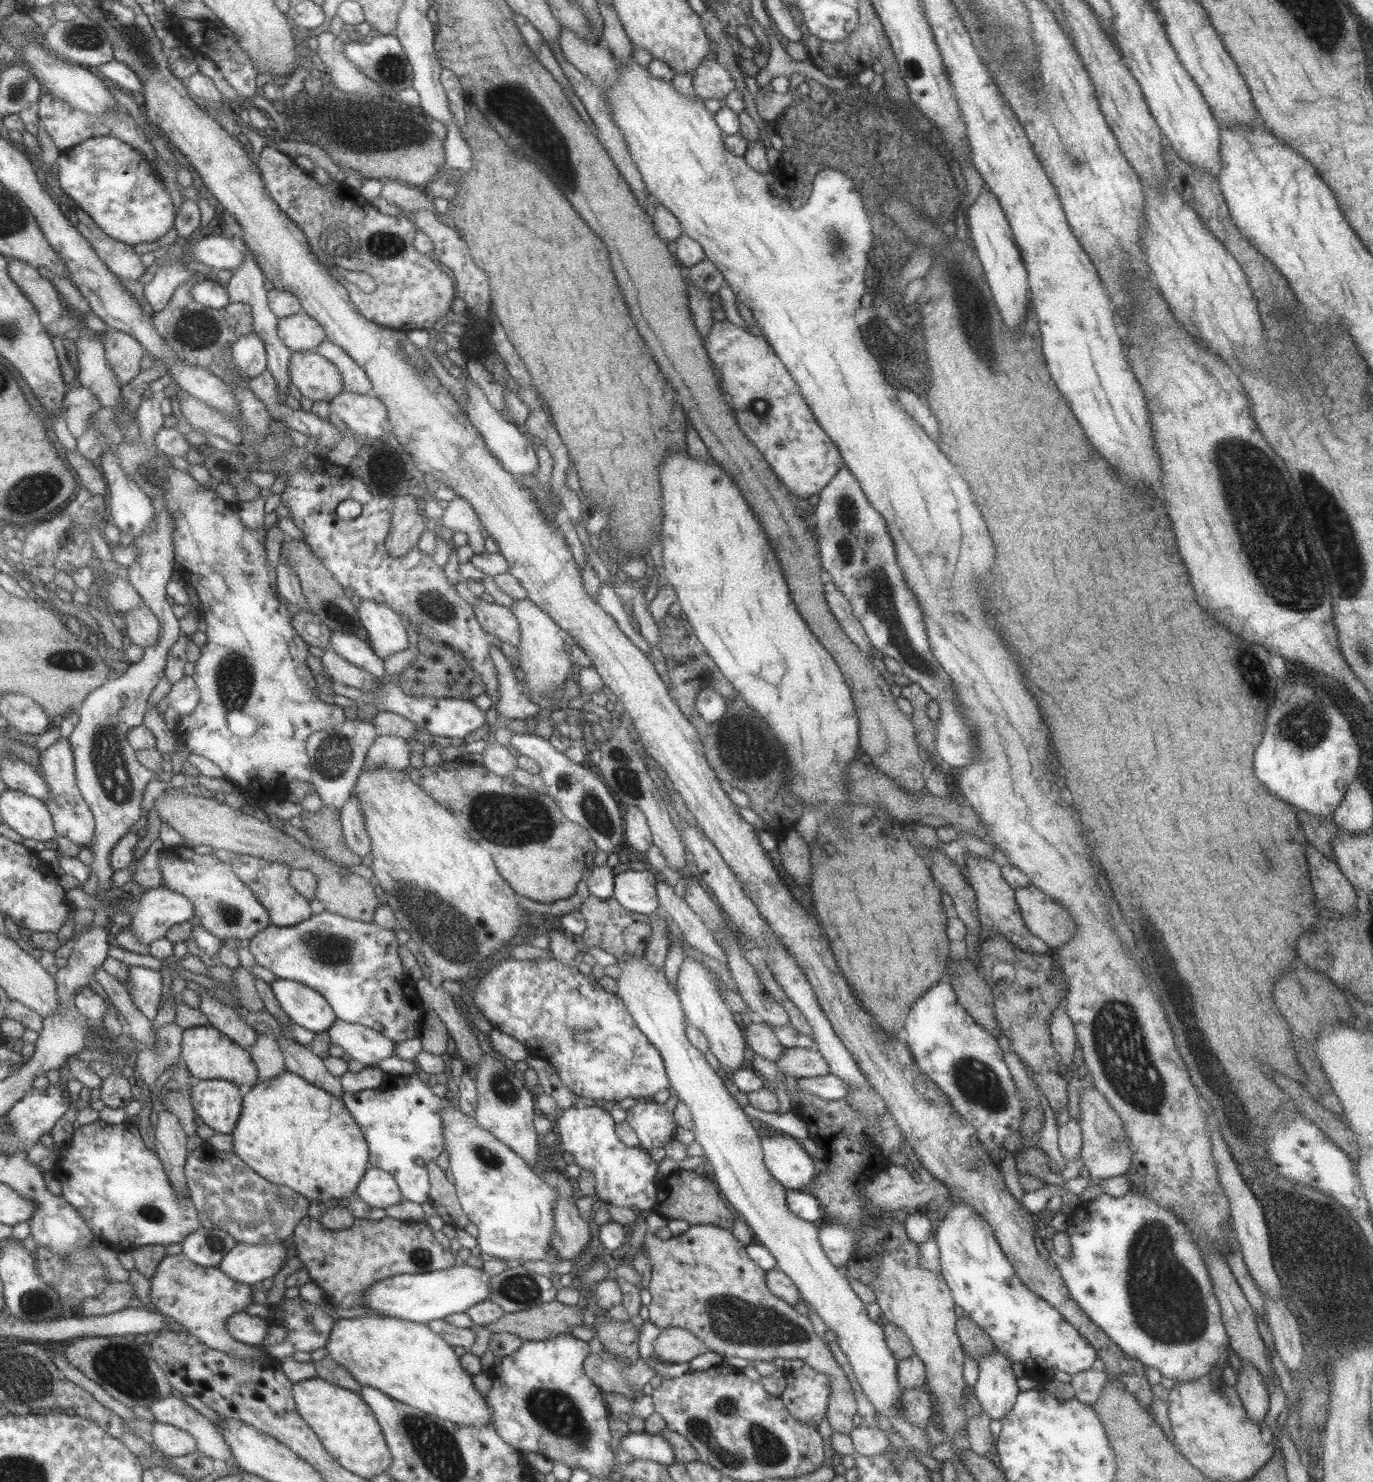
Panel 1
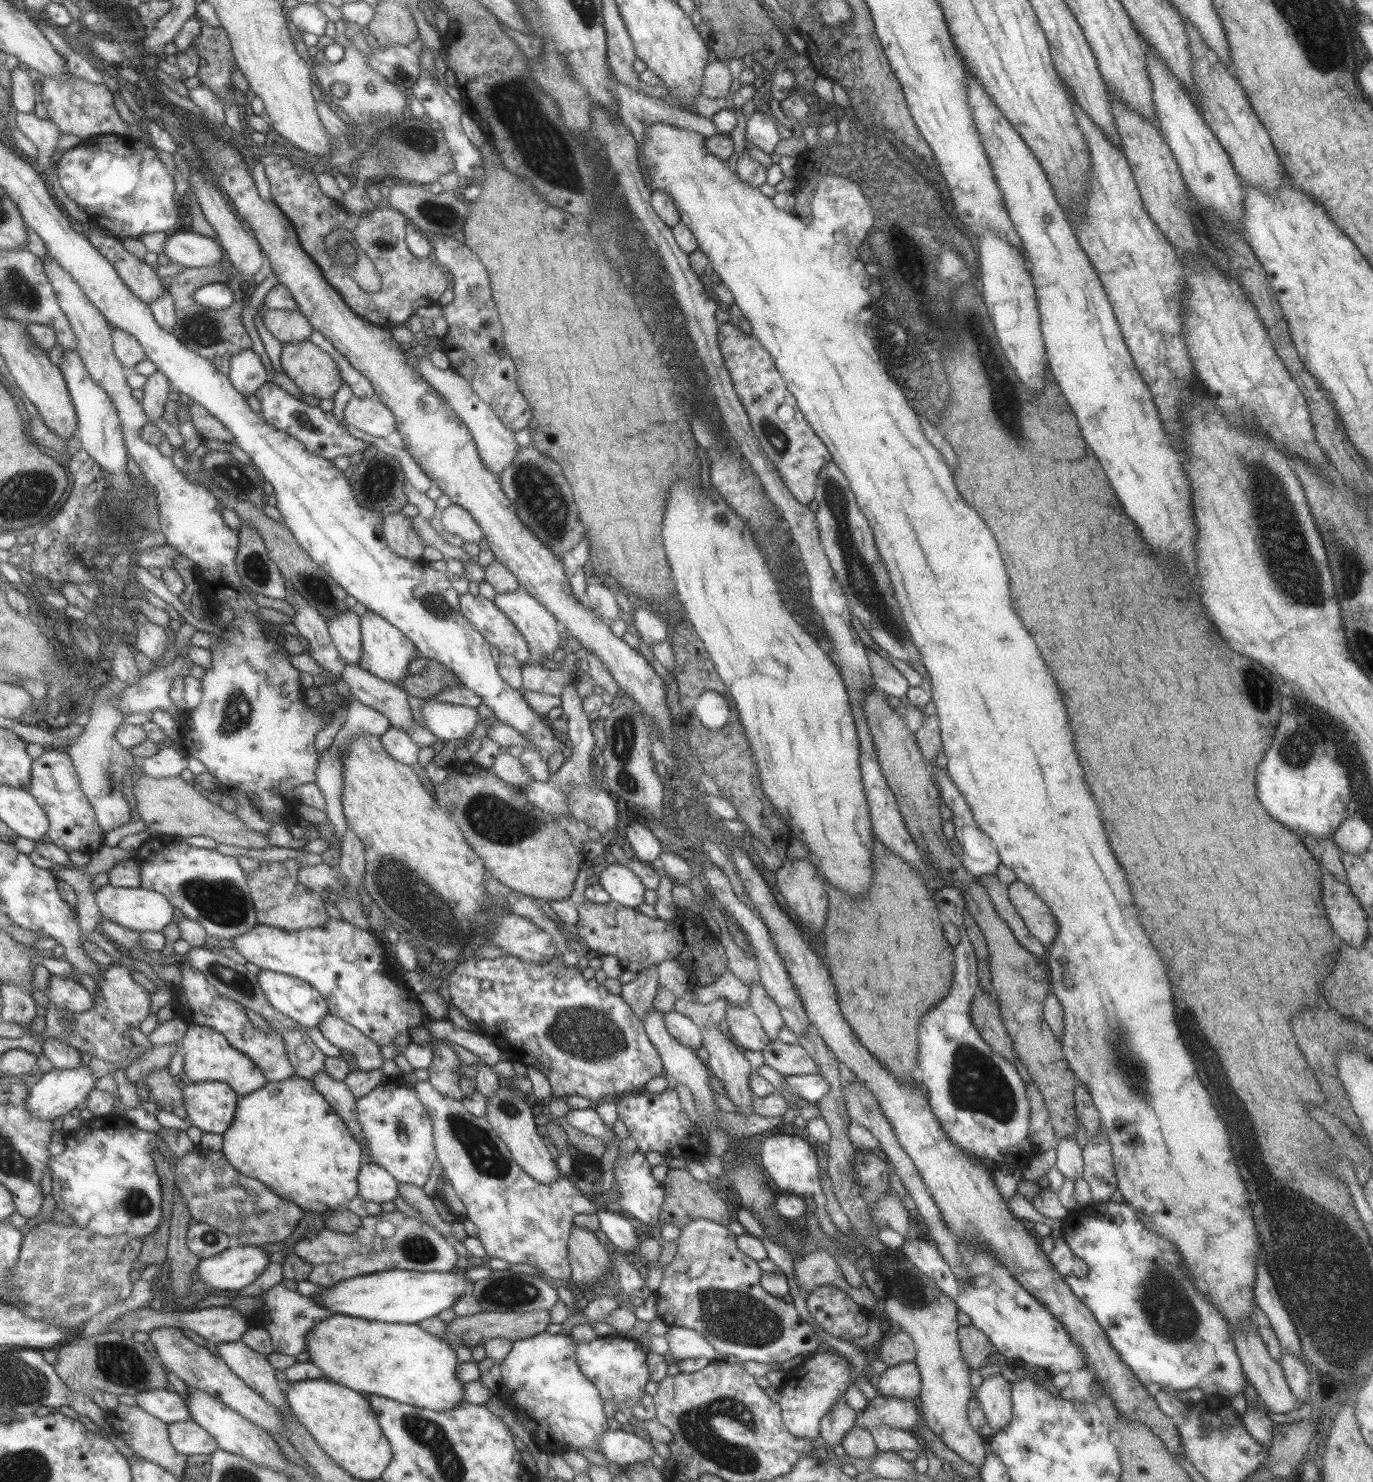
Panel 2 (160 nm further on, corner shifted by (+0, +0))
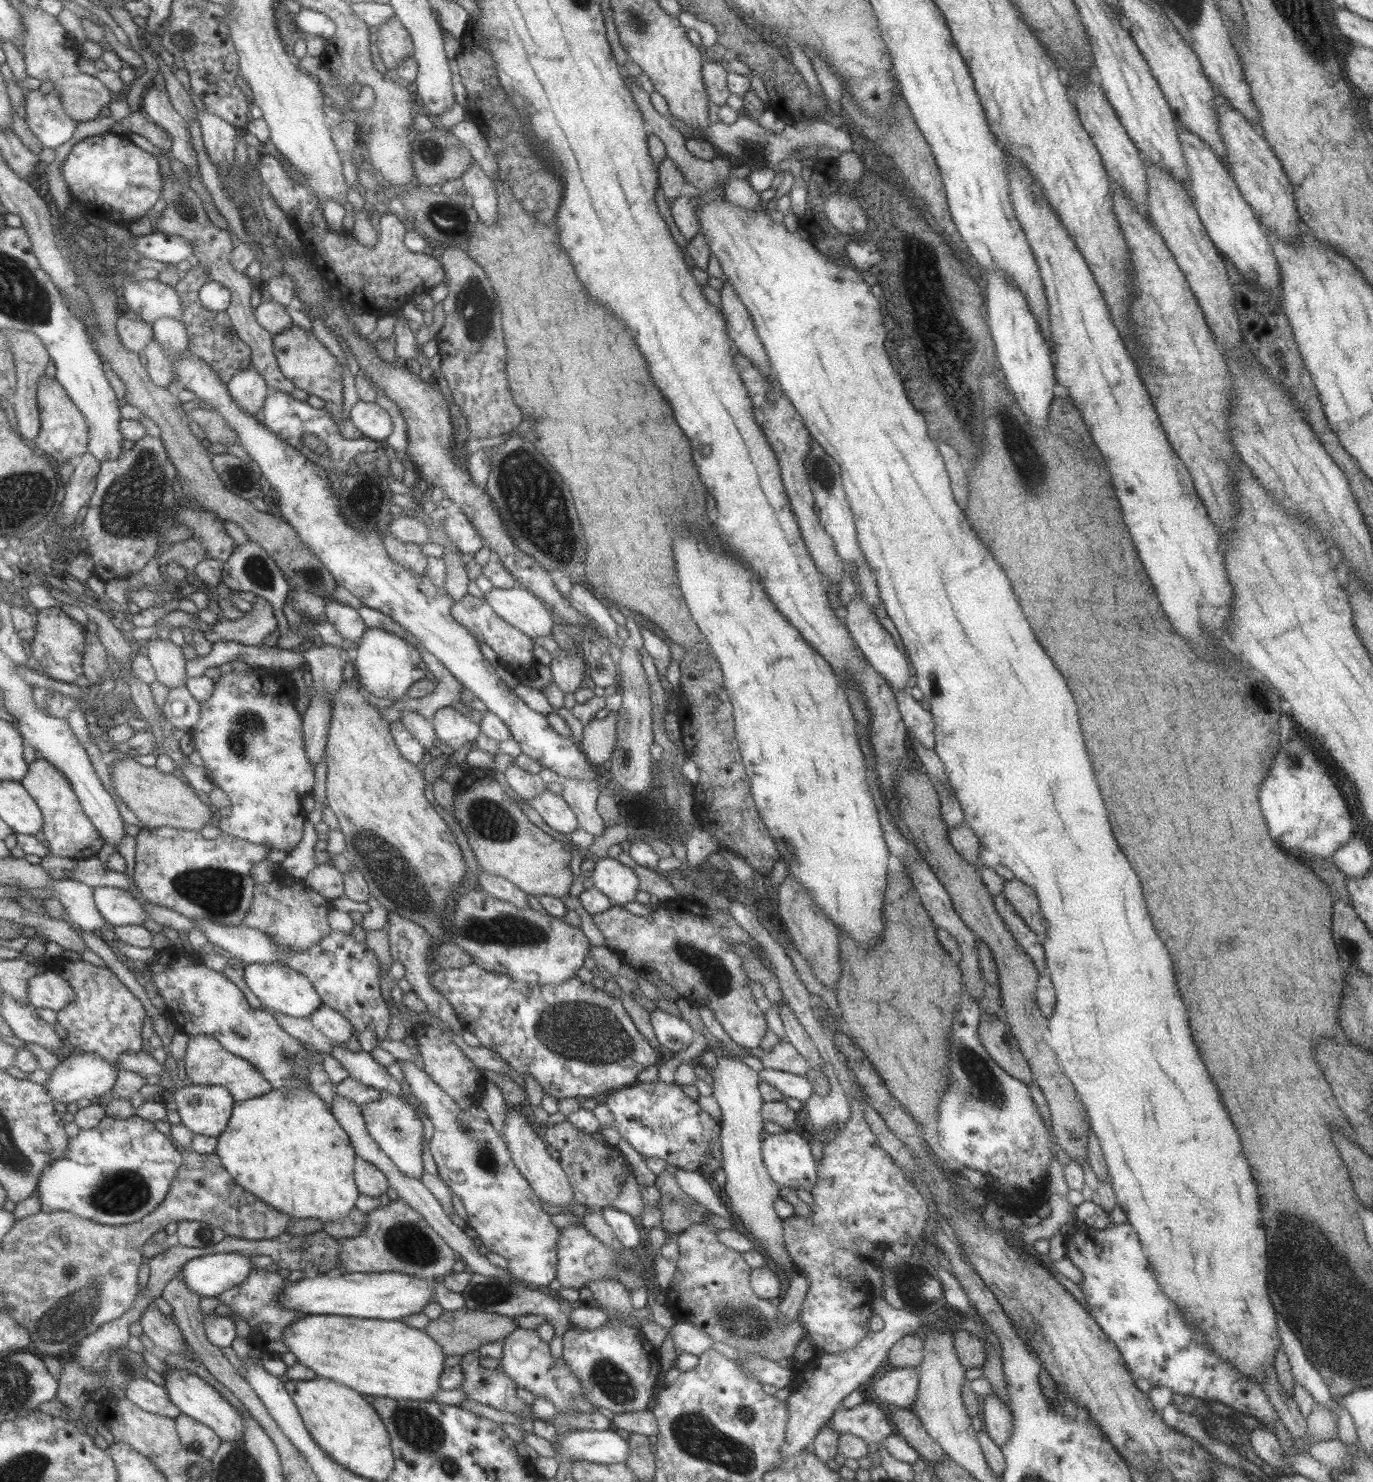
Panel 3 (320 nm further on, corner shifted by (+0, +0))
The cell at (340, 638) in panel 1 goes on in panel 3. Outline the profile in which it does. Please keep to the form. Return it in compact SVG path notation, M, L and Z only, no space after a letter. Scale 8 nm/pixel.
M333 600L324 605L324 614L329 621L350 643L356 646L365 632L365 623L358 610Z

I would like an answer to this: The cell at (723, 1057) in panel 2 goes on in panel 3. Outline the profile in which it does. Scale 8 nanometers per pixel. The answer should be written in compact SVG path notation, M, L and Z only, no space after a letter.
M716 1057L716 1064L712 1066L710 1069L710 1075L712 1076L712 1096L715 1098L719 1108L720 1108L720 1114L721 1114L721 1120L720 1120L720 1145L721 1145L721 1168L723 1169L723 1173L725 1173L725 1184L723 1186L723 1190L725 1191L725 1194L727 1195L727 1198L729 1198L729 1204L731 1205L731 1212L733 1212L733 1215L737 1216L739 1218L739 1221L741 1221L741 1224L743 1225L743 1228L747 1230L747 1233L749 1233L749 1236L753 1237L755 1239L755 1242L761 1246L761 1250L765 1252L765 1258L771 1260L771 1264L775 1264L779 1270L783 1270L785 1274L788 1274L787 1277L789 1279L789 1274L791 1274L794 1271L794 1265L792 1264L792 1258L787 1253L787 1250L785 1248L785 1244L783 1242L783 1226L782 1226L782 1219L775 1214L775 1210L773 1210L773 1203L775 1203L775 1200L781 1195L779 1194L778 1186L775 1184L775 1182L771 1181L771 1178L768 1176L767 1170L762 1162L762 1152L761 1152L761 1141L764 1137L763 1132L763 1122L764 1120L761 1118L760 1115L760 1108L761 1105L764 1103L764 1100L760 1097L760 1092L758 1089L758 1072L753 1071L749 1066L745 1065L744 1063L741 1063L741 1061L736 1058L728 1058L728 1059L720 1059Z

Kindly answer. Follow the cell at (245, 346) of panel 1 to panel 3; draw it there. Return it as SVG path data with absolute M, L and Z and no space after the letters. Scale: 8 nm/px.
M251 366L238 370L226 382L227 390L237 406L249 416L255 416L262 410L264 400L269 391L264 378L259 376Z

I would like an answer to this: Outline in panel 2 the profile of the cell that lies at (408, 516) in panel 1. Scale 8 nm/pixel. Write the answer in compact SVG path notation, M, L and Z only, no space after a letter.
M399 510L392 511L391 513L383 516L382 535L385 539L386 545L391 549L391 552L394 552L397 556L407 560L422 561L424 544L415 534L411 523L410 518L402 515Z

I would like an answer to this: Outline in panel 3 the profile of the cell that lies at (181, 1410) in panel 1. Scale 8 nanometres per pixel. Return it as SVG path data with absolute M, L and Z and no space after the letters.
M146 1377L129 1379L124 1386L125 1397L141 1410L175 1418L180 1414L179 1409L171 1404L163 1386L154 1384Z

